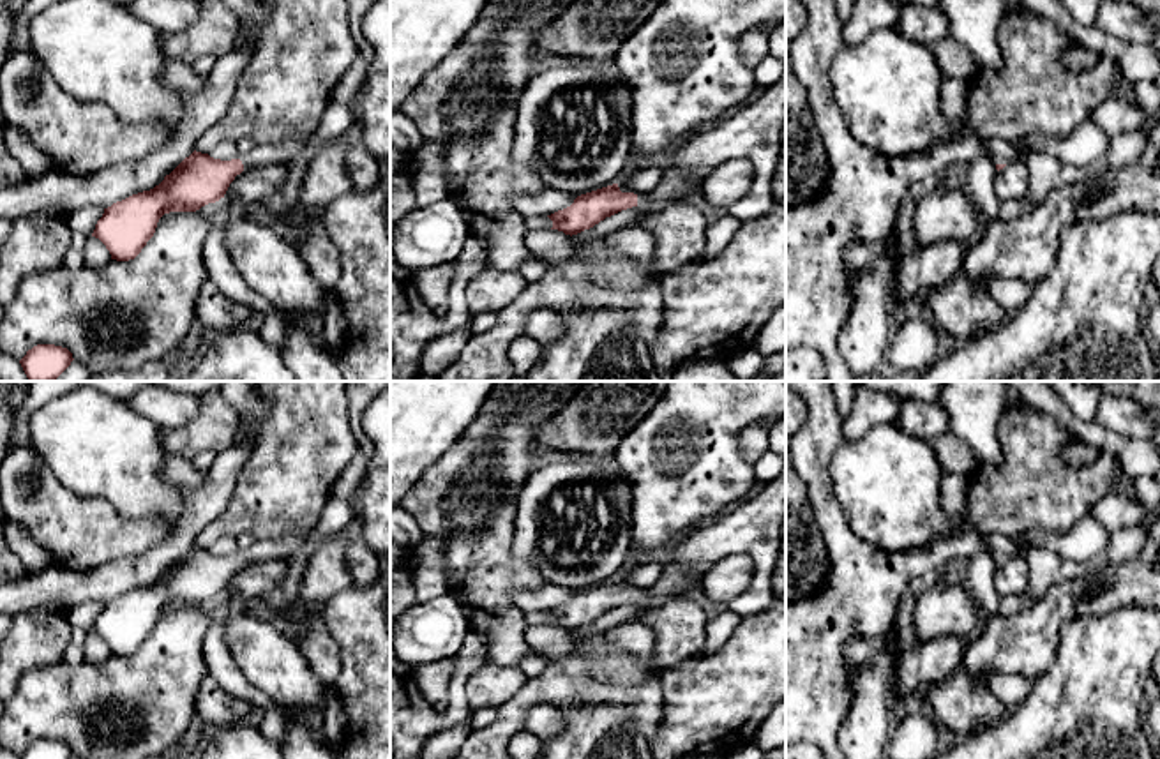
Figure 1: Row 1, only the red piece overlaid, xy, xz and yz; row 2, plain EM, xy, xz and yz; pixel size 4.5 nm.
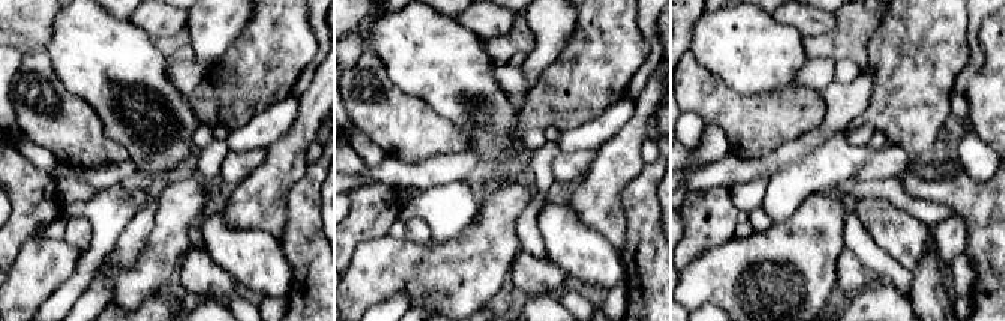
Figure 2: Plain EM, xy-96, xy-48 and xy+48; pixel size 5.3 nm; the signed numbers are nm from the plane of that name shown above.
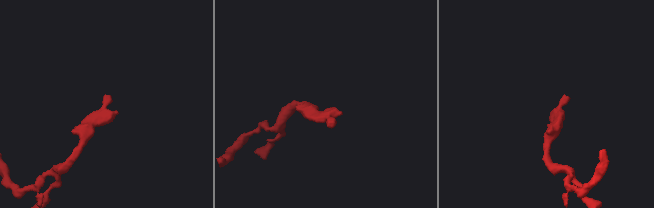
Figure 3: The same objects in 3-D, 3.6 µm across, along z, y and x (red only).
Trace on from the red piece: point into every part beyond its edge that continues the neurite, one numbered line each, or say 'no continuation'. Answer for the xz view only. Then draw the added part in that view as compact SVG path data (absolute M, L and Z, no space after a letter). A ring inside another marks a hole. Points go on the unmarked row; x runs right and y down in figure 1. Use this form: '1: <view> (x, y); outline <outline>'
1: xz (675, 581); outline M669 565L662 570L653 588L637 590L637 602L648 602L655 597L683 597L701 584L703 574L694 574L682 565Z

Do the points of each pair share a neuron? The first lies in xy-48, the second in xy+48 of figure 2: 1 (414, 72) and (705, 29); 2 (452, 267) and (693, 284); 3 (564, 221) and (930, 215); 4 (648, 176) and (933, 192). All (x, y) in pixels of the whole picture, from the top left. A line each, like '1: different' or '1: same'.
1: same
2: same
3: different
4: same

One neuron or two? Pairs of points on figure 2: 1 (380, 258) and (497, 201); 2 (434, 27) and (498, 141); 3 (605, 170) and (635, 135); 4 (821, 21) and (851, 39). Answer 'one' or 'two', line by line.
1: one
2: one
3: one
4: two

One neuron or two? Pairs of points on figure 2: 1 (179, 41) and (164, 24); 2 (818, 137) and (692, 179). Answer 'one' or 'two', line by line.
1: two
2: one

